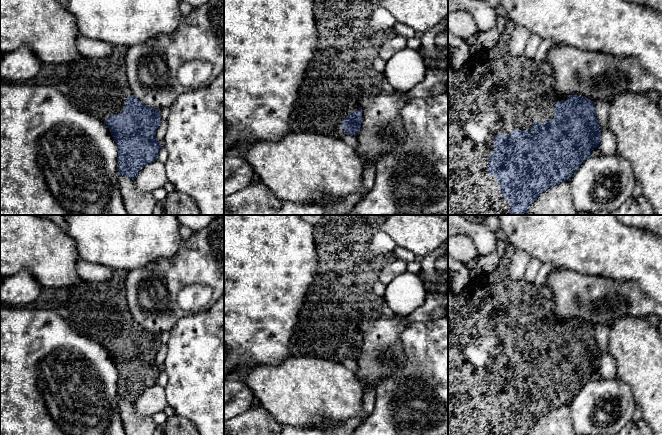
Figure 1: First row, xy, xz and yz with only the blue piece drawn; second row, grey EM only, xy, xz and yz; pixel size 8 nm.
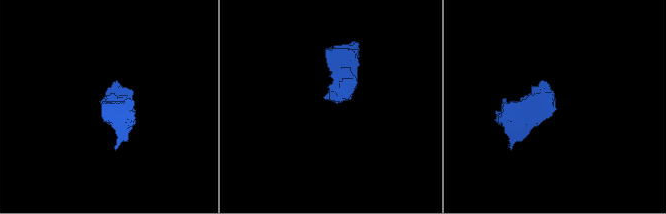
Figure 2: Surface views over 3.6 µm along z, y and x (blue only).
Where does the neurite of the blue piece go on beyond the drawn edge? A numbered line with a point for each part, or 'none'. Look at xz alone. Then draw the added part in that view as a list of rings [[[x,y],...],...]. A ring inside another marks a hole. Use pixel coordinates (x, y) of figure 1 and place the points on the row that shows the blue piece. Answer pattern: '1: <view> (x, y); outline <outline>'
1: xz (341, 71); outline [[[315,0],[314,18],[318,32],[317,46],[314,56],[300,86],[290,118],[292,132],[318,133],[342,139],[345,131],[341,120],[351,111],[359,109],[359,101],[363,95],[375,95],[383,91],[384,75],[373,68],[381,47],[397,36],[393,28],[374,31],[369,26],[372,13],[381,6],[382,0]]]

